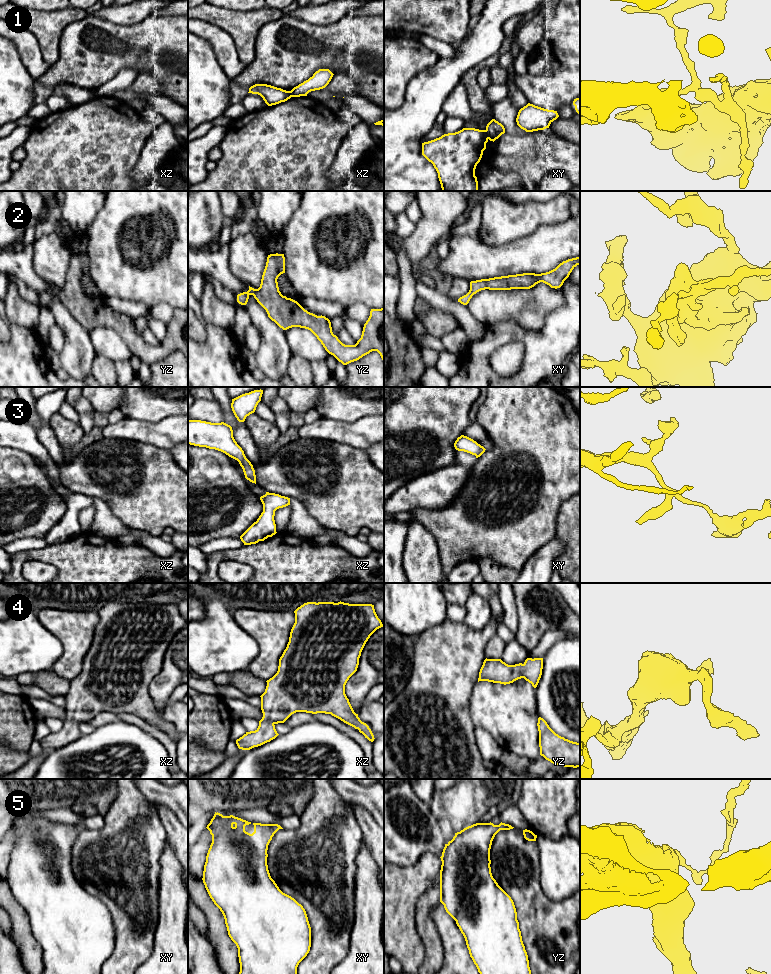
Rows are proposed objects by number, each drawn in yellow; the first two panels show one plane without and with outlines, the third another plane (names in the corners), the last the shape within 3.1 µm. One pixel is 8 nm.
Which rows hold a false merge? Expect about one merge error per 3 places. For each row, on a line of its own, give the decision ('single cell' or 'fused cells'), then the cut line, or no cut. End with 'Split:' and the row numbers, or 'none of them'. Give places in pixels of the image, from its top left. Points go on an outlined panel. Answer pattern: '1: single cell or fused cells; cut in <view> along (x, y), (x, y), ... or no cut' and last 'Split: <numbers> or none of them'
1: fused cells; cut in xy along (484, 130), (488, 138)
2: single cell; no cut
3: single cell; no cut
4: single cell; no cut
5: single cell; no cut
Split: 1

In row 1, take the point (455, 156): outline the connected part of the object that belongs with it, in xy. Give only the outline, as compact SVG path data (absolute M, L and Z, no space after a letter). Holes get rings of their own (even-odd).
M463 128L422 143L422 155L436 169L442 191L478 191L475 169L487 142L485 130Z

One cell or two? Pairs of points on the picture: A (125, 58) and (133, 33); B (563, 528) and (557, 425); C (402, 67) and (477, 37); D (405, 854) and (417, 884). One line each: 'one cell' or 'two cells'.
A: one cell
B: two cells
C: two cells
D: two cells

